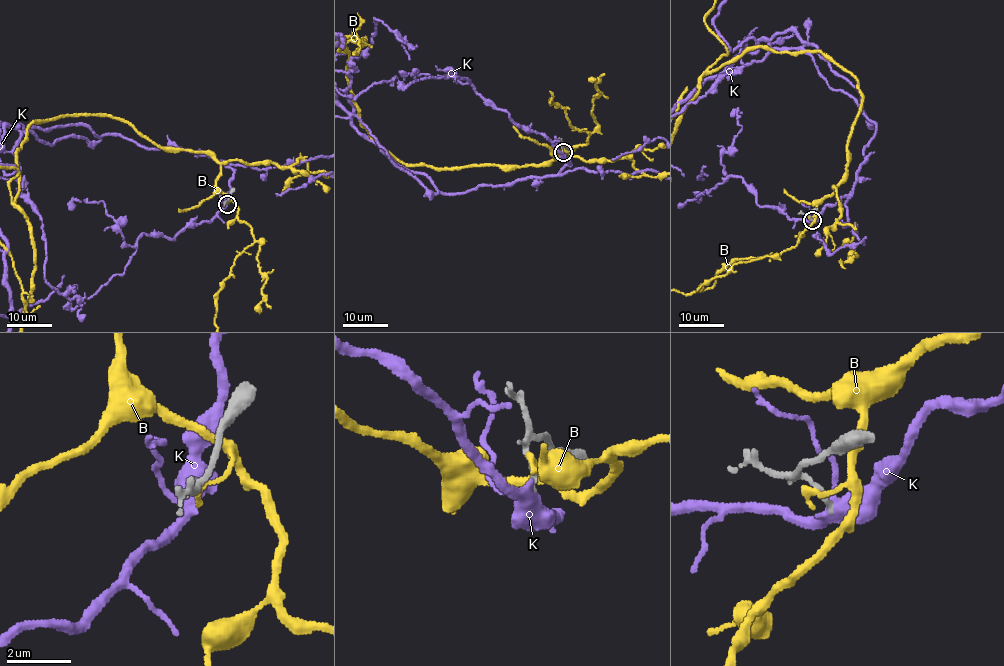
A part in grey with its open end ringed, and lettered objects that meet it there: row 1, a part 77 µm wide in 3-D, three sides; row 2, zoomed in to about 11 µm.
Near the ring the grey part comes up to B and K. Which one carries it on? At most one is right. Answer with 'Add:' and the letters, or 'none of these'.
Add: none of these

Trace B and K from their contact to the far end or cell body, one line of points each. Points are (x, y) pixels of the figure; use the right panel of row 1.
B: (809, 216), (847, 171), (857, 79), (761, 47), (709, 71), (727, 49)
K: (812, 219), (852, 191), (875, 123), (800, 48), (746, 38), (728, 51), (714, 25)

